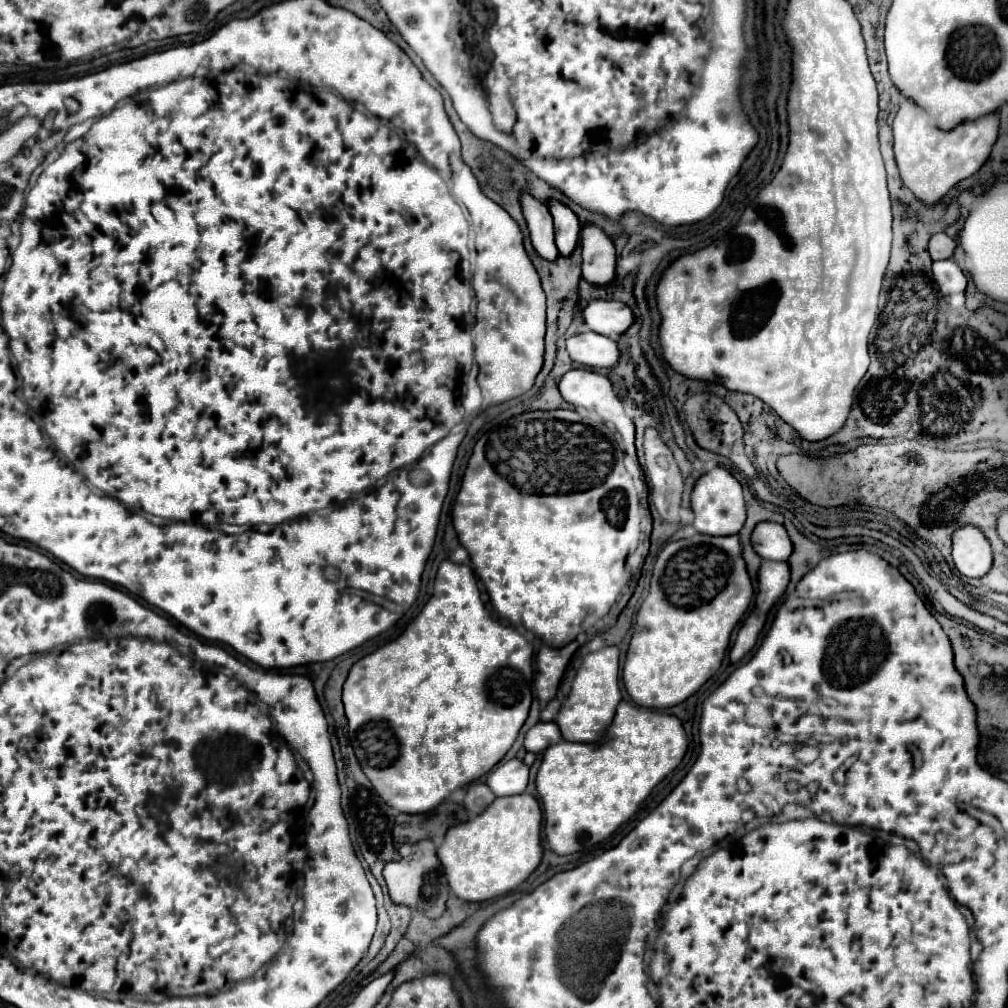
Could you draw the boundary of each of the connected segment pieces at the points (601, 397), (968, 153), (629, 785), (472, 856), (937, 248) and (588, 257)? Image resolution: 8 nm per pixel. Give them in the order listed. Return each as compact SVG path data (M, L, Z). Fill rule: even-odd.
M573 369L559 381L559 391L567 403L573 407L585 407L599 413L603 419L611 419L621 433L627 447L633 447L635 425L633 419L625 415L621 399L615 395L611 381L589 369Z
M903 99L901 109L893 121L893 149L901 181L923 205L937 205L959 181L975 175L981 169L991 153L993 143L997 141L997 129L999 117L997 113L991 113L977 121L959 125L953 131L941 131L925 119L913 101Z
M621 701L617 715L607 729L609 739L603 743L569 743L561 741L543 753L543 763L537 773L537 791L545 811L545 835L549 847L559 855L569 855L587 849L629 821L649 793L681 763L687 751L687 737L681 721L673 715L655 713Z
M529 793L497 797L481 815L451 827L439 847L439 859L453 895L463 901L487 901L513 891L541 863L541 821L537 799Z
M937 233L929 241L929 255L931 255L933 261L937 261L937 259L949 259L949 257L953 257L955 247L957 247L957 243L949 235Z
M583 223L579 233L583 255L583 279L595 285L607 285L615 277L615 247L611 237L593 223Z

